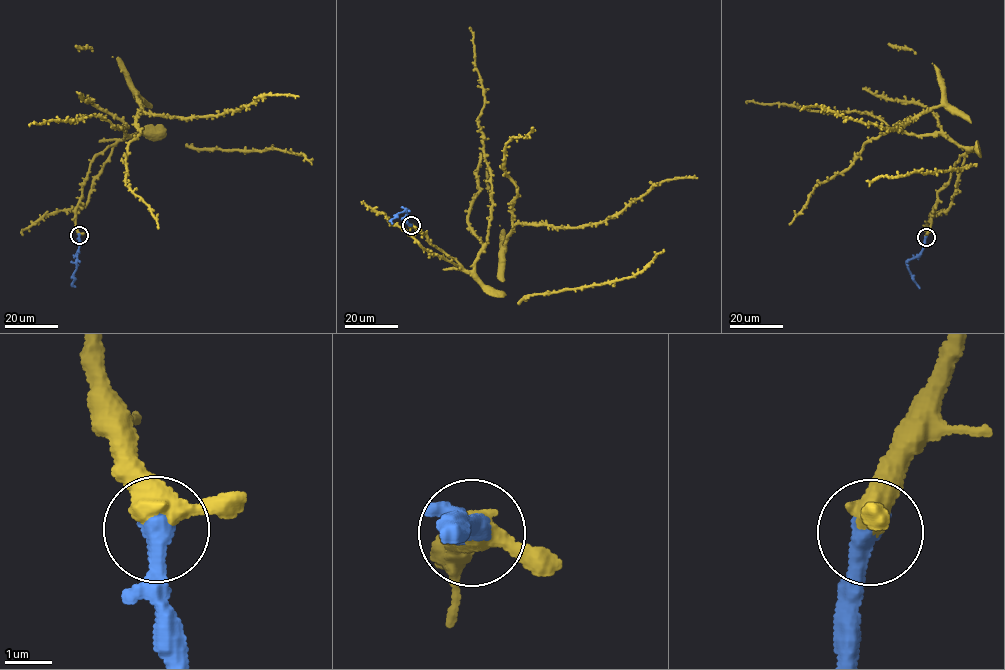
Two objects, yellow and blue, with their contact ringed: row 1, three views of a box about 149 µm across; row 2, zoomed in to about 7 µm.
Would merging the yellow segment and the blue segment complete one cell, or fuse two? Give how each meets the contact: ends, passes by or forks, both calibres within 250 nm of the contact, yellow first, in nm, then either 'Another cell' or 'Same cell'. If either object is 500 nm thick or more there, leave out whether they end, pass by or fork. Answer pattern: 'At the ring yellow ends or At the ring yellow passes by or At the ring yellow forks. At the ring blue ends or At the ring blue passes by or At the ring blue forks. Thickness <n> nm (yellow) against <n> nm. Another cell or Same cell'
At the ring yellow passes by. At the ring blue ends. Thickness 440 nm (yellow) against 480 nm. Same cell

